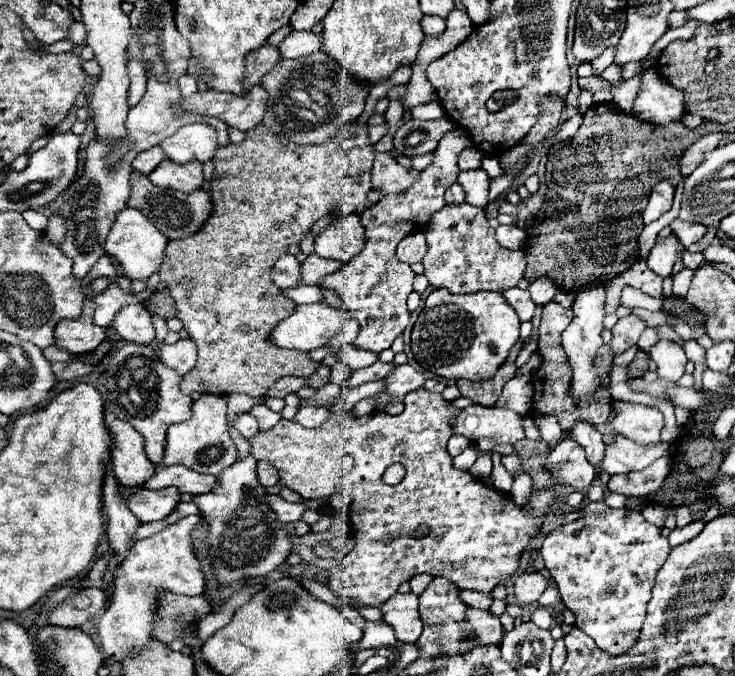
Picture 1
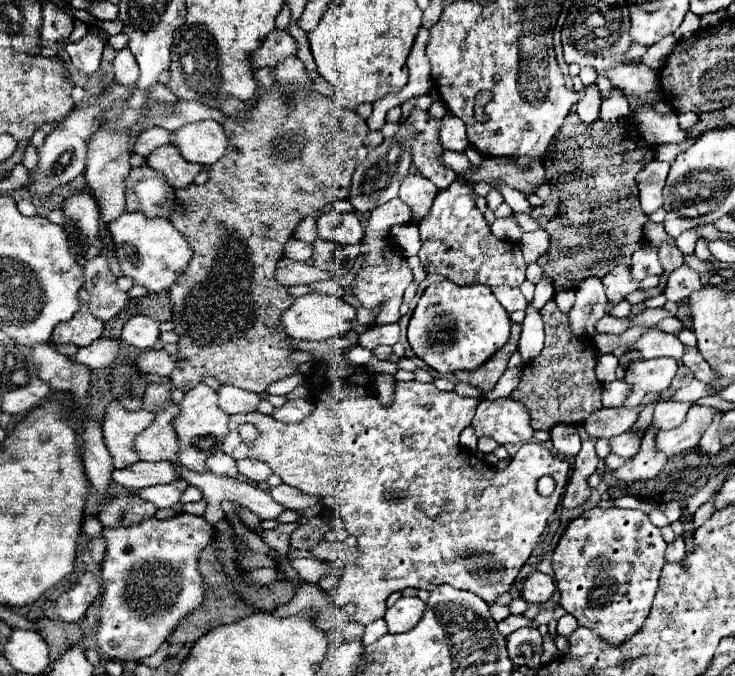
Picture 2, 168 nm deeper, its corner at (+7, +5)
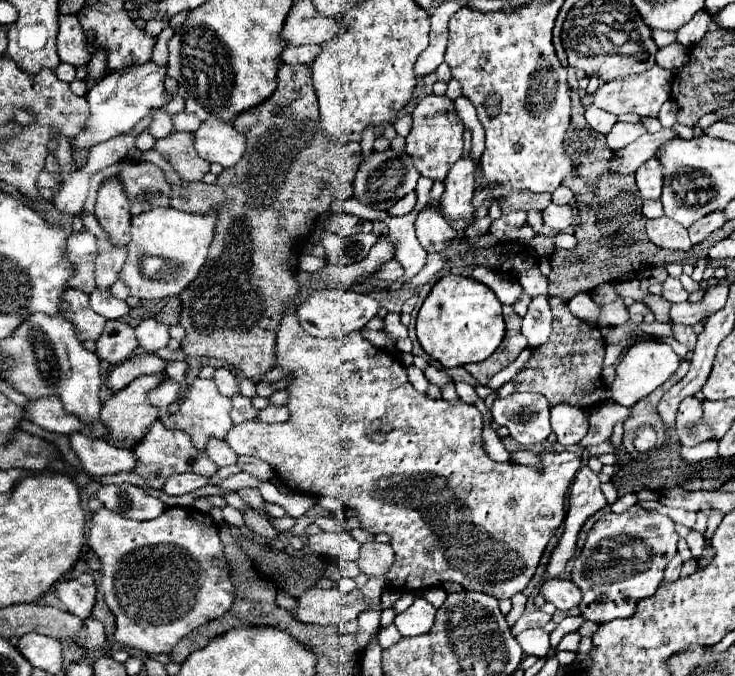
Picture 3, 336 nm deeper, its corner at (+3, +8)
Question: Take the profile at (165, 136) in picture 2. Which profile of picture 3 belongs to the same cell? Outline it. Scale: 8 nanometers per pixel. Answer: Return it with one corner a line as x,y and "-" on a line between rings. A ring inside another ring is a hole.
157,110
157,112
153,112
153,120
151,120
151,126
149,126
149,134
153,136
153,138
165,138
165,136
169,136
173,132
173,124
171,124
171,116
169,114
165,114
165,112
161,112
161,110

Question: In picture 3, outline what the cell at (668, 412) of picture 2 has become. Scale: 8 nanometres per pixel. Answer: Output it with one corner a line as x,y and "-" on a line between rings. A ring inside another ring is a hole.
685,398
685,400
679,404
675,430
677,430
679,440
681,440
683,446
699,444
699,442
703,442
703,440
713,438
713,436
711,436
711,430
703,424
701,402
699,402
697,398

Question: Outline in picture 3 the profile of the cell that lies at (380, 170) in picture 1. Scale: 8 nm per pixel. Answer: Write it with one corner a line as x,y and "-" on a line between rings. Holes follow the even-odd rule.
435,182
429,192
427,204
417,212
417,218
415,218
417,238
427,252
439,252
439,248
443,248
443,244
447,244
447,240
451,240
451,236
455,236
455,232
451,232
447,220
443,220
441,212
437,208
433,208
433,202
439,200
441,194
443,194
443,182

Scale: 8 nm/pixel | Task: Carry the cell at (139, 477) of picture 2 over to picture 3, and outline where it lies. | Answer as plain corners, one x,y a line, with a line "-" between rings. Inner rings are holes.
71,434
71,448
77,452
83,468
91,476
133,472
137,458
131,450
115,448
105,440
87,440
83,434

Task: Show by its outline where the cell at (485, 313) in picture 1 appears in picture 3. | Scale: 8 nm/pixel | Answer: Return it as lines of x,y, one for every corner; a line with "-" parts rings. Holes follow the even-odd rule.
455,274
443,276
431,288
429,296
425,298
425,302
417,314
419,344
445,370
455,368
455,366
465,366
469,362
483,362
499,348
499,344
503,342
503,336
505,336
505,320
501,314
501,304
499,304
499,300
495,300
495,294
491,292
491,288
487,288
485,284
479,284
475,278
465,278
465,276
455,276

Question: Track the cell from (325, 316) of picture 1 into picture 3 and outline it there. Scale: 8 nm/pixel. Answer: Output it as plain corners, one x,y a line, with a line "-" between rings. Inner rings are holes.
323,288
313,292
311,296
307,296
297,310
297,318
301,328
315,336
315,338
339,338
339,336
347,336
355,330
365,328
365,324
377,314
379,310
379,302
373,296
367,294
357,294
353,290
345,292
345,290
333,290
333,288

